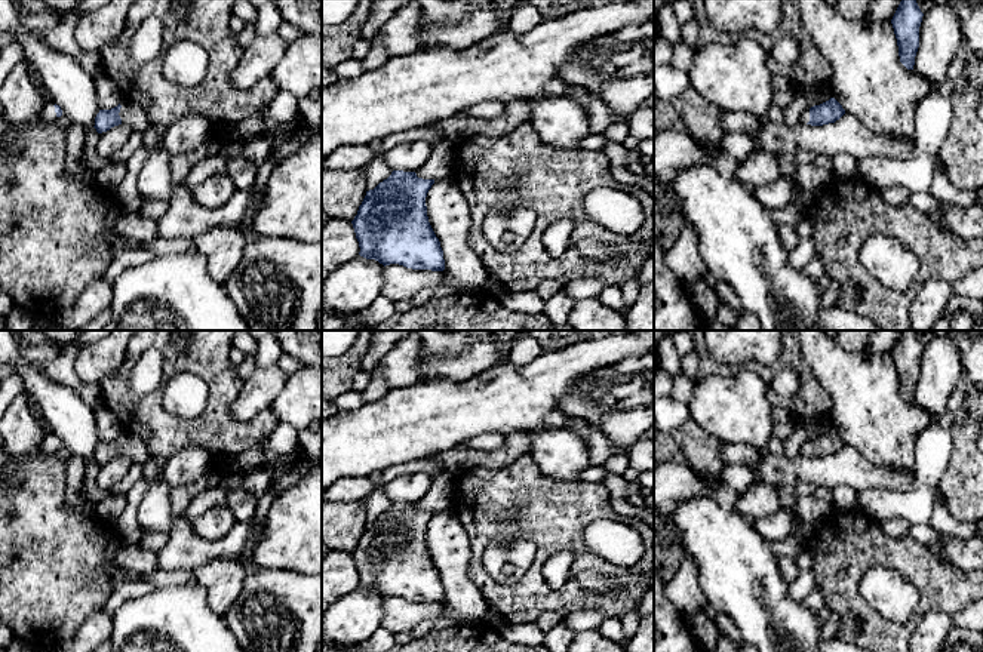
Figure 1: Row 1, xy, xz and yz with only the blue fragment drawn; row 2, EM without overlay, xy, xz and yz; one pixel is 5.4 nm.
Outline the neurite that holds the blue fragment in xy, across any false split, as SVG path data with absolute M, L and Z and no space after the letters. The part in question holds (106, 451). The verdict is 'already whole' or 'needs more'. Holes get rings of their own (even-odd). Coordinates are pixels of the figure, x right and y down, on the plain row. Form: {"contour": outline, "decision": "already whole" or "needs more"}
{"contour": "M126 431L111 442L99 442L93 459L98 465L102 465L119 456L126 456L141 465L151 458L147 445L139 437Z", "decision": "needs more"}

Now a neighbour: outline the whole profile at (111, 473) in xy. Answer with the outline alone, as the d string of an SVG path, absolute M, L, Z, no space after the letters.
M119 456L99 465L96 485L102 490L111 490L129 471L133 462L126 456Z

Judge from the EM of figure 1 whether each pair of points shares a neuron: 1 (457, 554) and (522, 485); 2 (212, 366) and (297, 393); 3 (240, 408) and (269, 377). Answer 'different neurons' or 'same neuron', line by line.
1: different neurons
2: different neurons
3: same neuron

